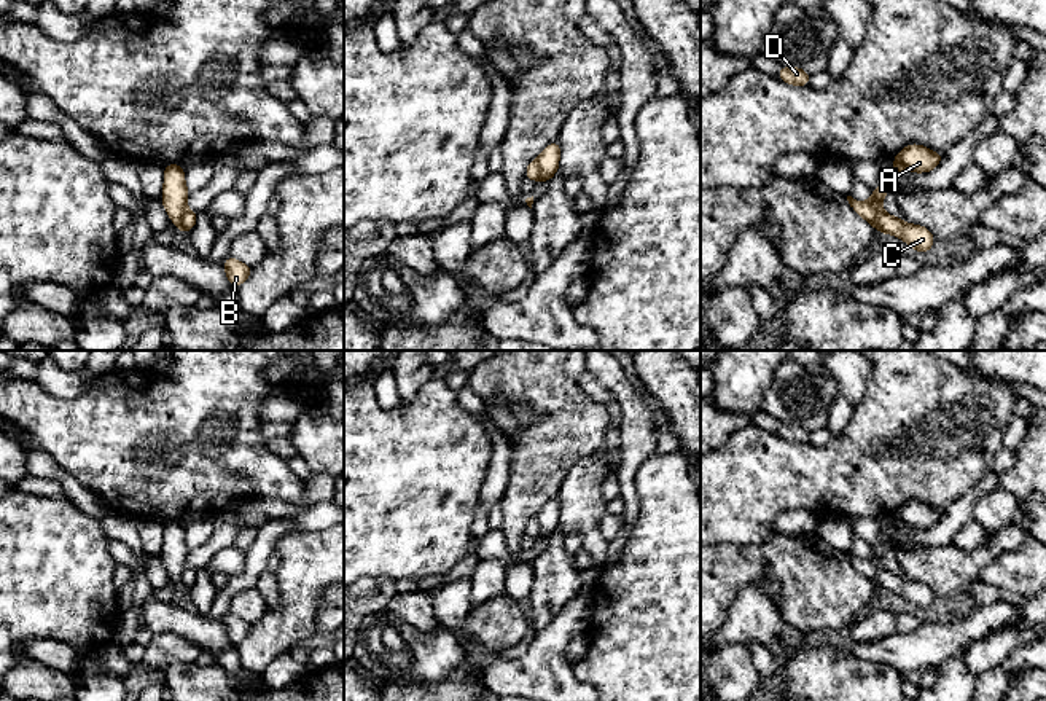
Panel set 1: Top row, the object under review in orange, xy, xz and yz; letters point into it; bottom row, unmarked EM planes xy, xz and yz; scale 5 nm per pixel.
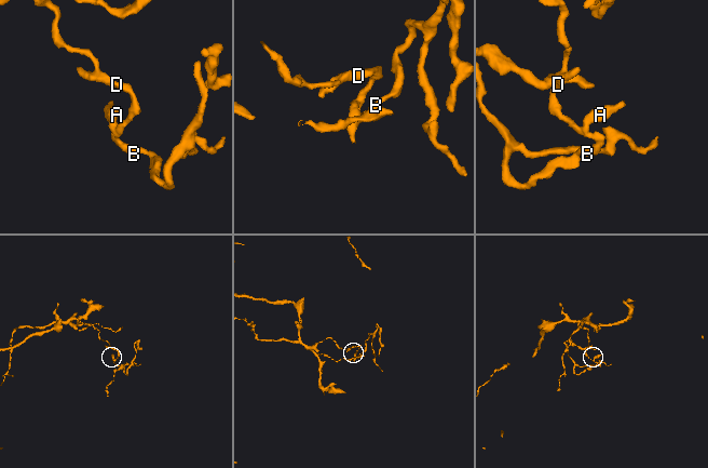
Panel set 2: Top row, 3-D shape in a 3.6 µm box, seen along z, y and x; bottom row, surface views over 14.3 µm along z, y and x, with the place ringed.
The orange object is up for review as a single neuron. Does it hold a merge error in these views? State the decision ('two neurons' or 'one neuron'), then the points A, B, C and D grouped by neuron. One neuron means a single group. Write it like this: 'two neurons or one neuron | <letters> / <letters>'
two neurons | A / B C D

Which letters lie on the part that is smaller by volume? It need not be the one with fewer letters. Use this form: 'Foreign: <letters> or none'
Foreign: A

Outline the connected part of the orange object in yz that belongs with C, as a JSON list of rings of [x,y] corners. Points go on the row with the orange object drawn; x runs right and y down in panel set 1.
[[[847,196],[850,207],[865,220],[868,220],[877,233],[887,233],[901,237],[915,252],[927,253],[933,249],[935,237],[930,229],[920,225],[904,223],[900,217],[877,212],[871,202],[861,202]]]

